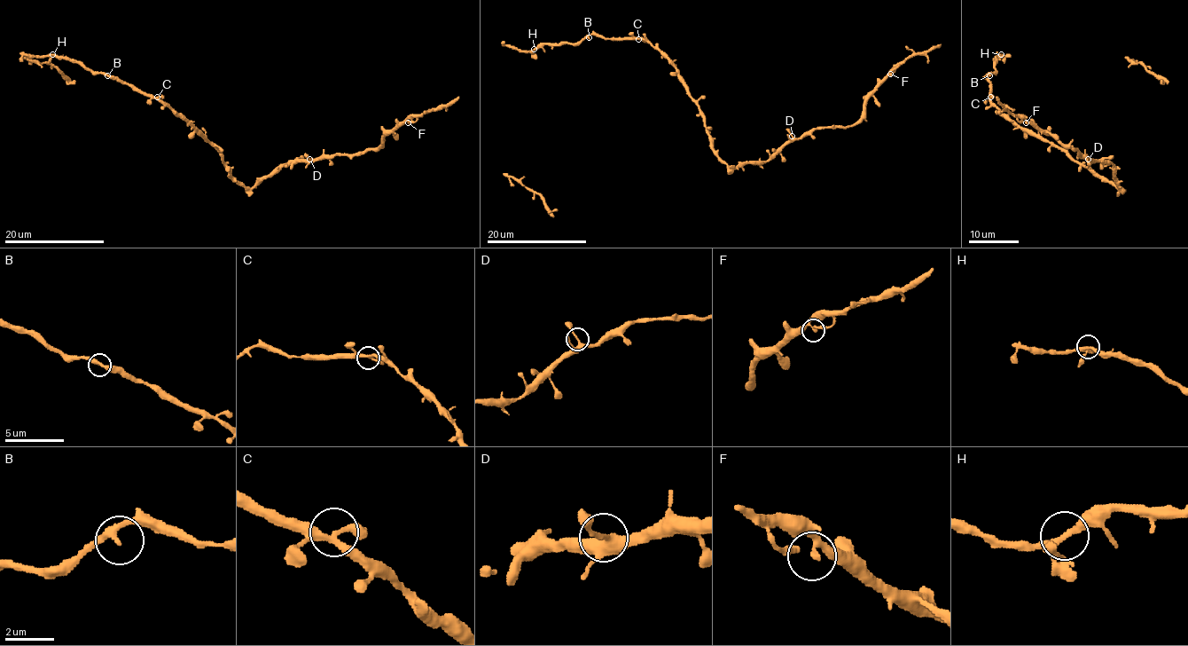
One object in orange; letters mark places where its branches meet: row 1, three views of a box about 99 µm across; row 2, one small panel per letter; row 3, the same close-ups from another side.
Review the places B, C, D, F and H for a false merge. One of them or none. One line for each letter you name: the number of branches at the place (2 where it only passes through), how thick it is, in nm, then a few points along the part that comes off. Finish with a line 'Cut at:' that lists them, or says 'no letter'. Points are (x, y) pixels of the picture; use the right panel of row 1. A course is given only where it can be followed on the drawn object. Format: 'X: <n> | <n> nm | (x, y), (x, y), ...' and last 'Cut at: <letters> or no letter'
Cut at: no letter

